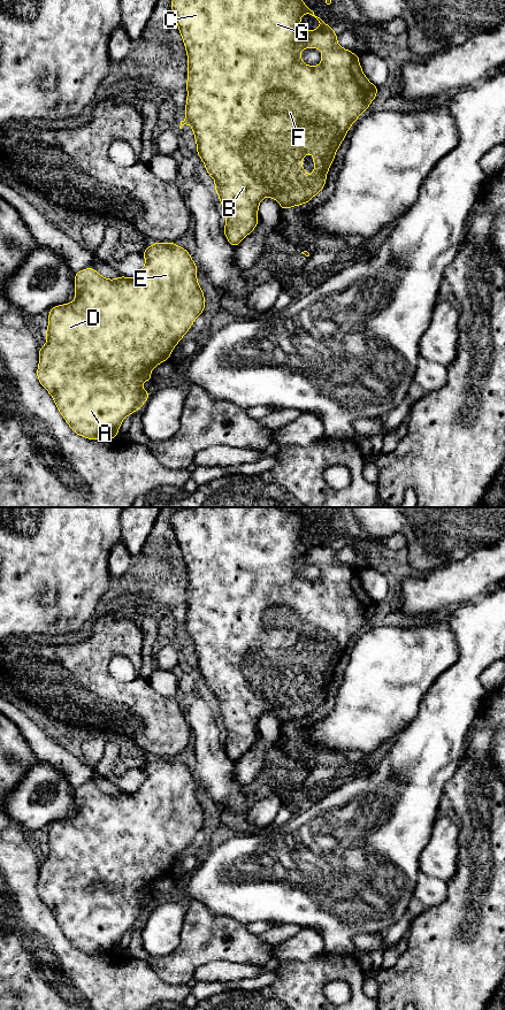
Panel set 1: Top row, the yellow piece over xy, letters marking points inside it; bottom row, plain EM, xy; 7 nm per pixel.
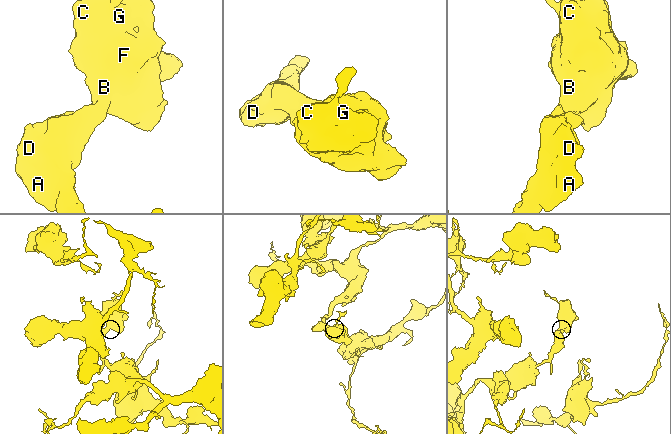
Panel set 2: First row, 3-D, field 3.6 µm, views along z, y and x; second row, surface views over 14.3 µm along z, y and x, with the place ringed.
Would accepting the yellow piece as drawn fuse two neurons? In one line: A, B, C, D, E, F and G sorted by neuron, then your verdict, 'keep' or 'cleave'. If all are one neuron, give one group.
groups A B C D E F G; keep

